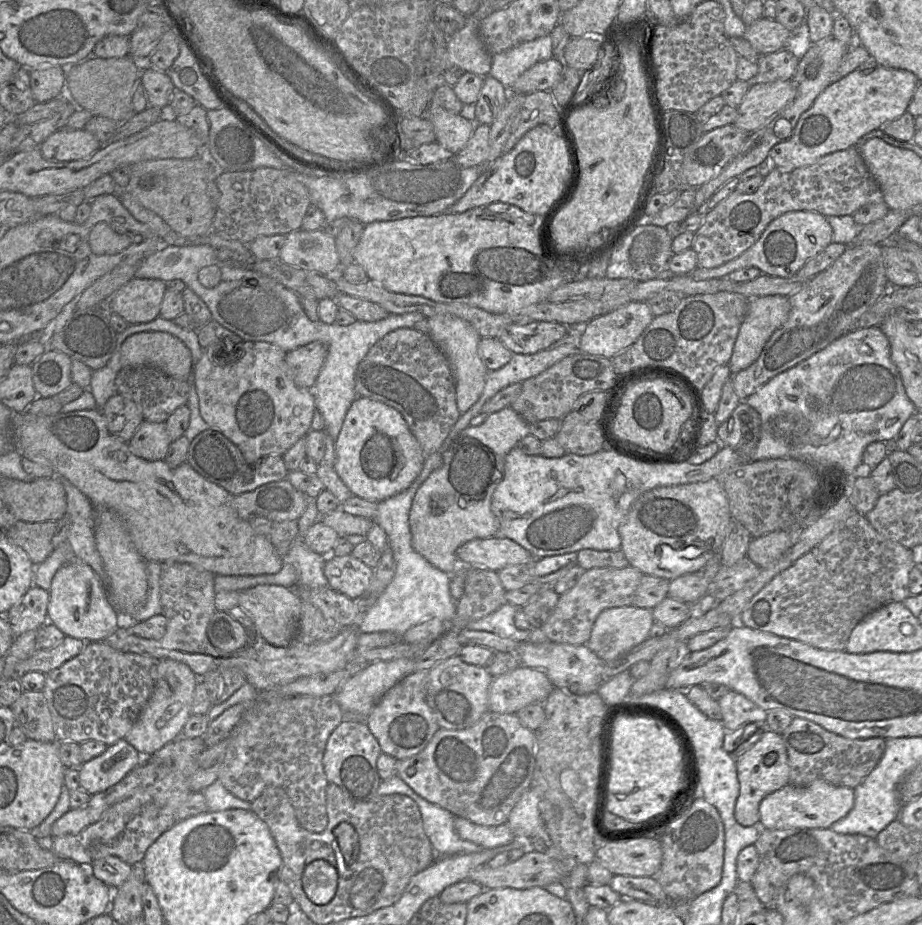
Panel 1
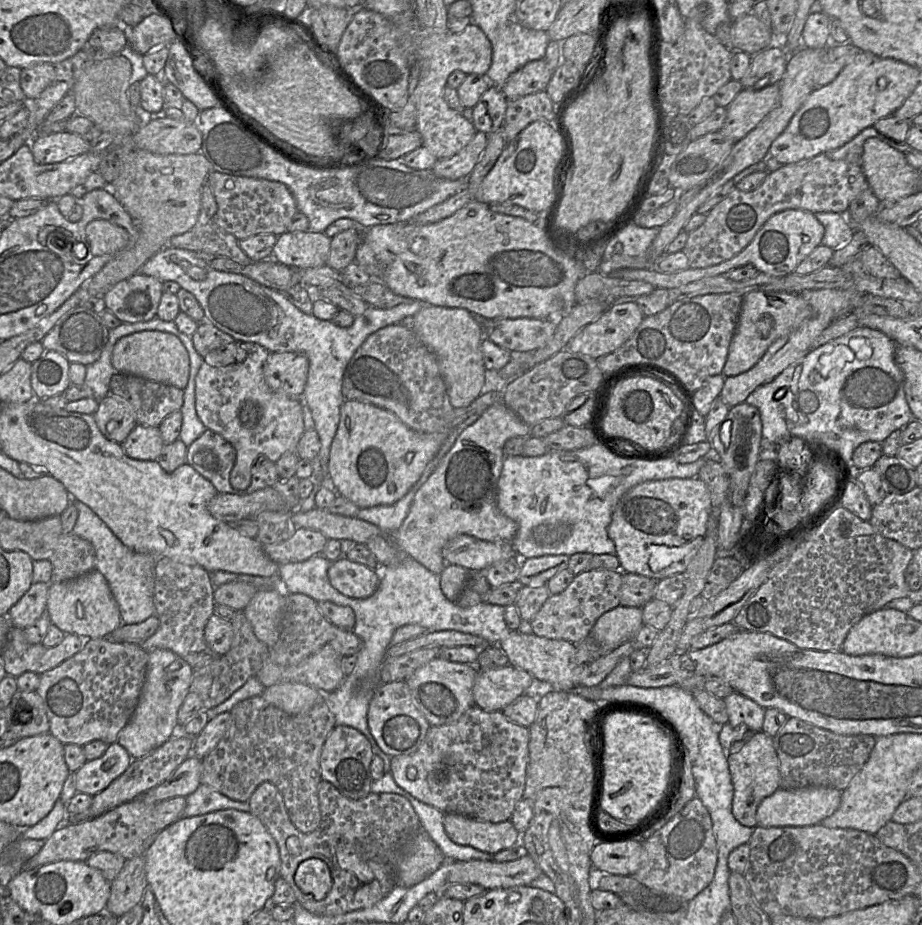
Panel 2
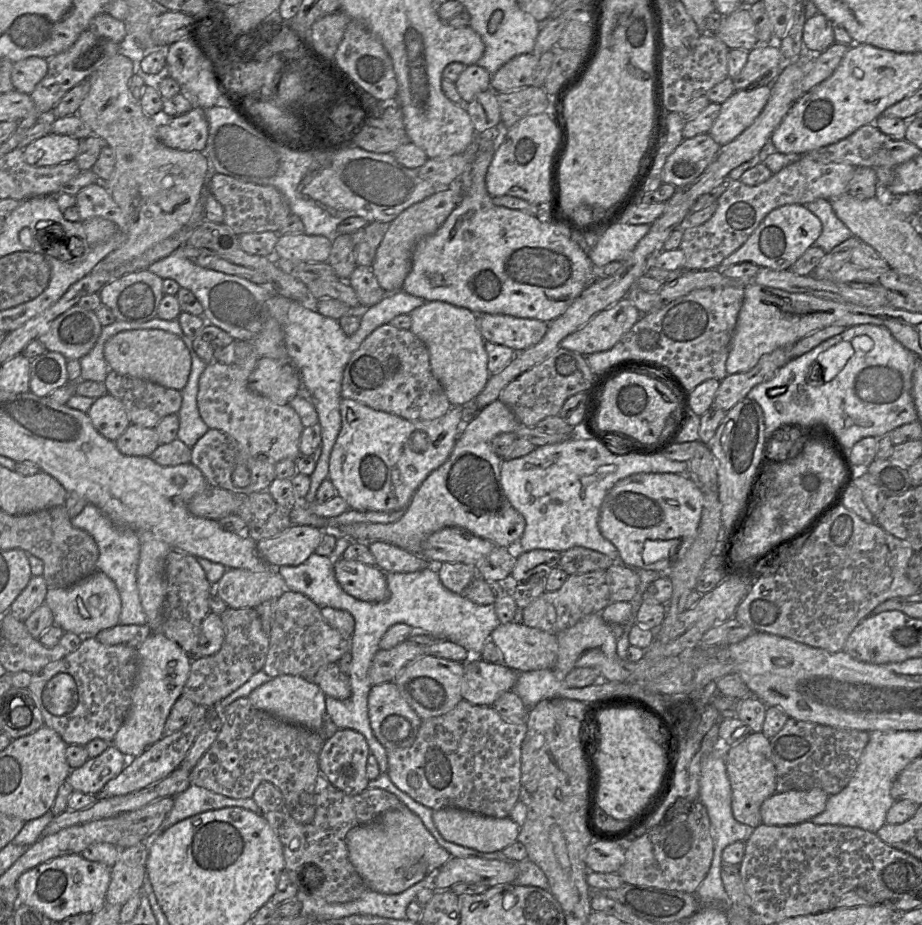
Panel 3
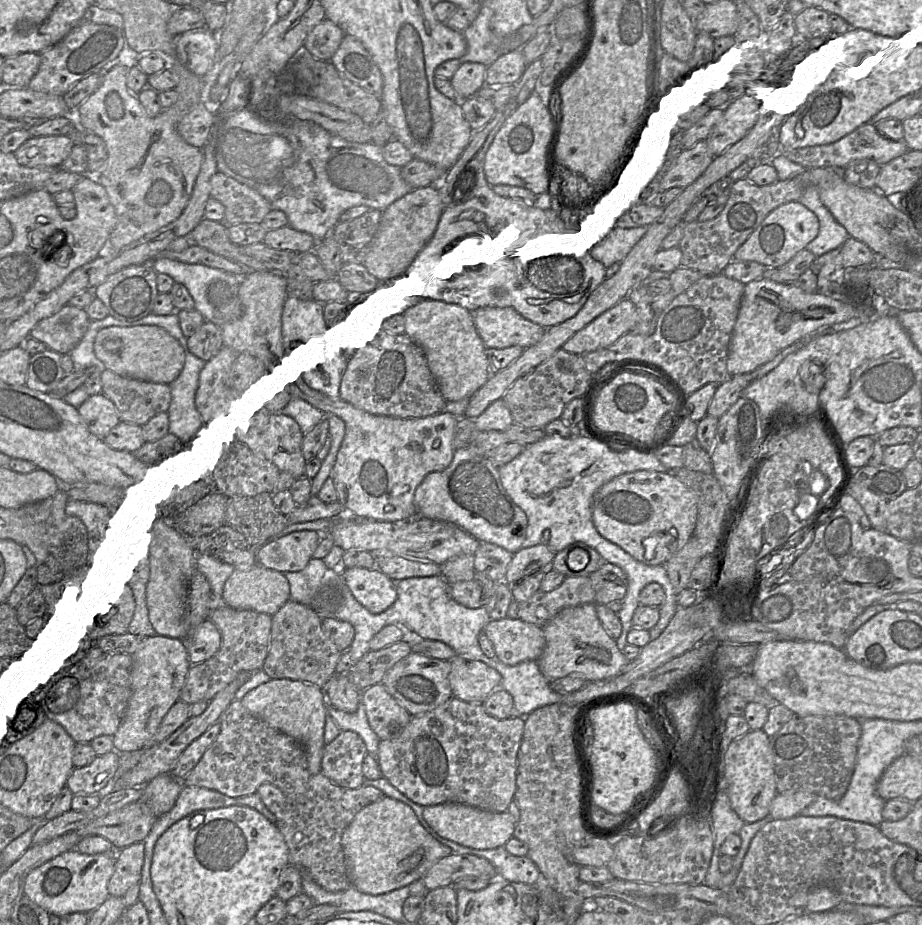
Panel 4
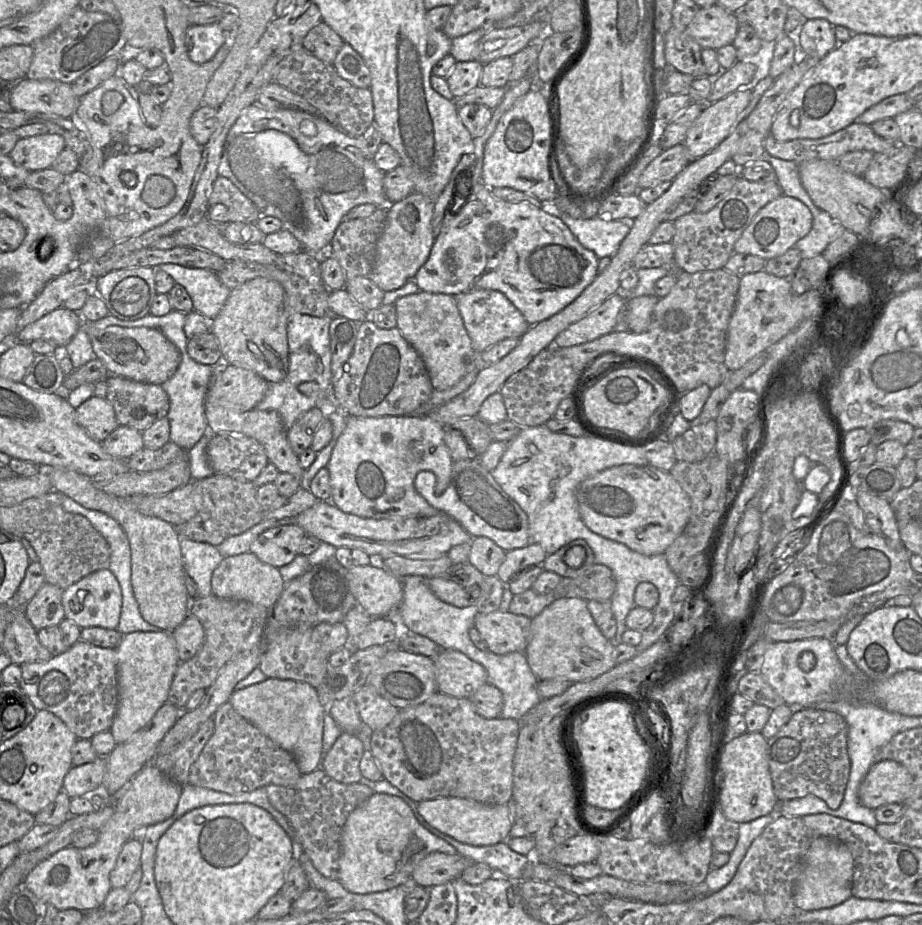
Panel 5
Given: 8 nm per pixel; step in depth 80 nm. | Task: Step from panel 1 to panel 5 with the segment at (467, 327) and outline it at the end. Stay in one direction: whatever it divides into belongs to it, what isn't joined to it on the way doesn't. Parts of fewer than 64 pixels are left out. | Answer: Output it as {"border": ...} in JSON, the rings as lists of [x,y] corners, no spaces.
{"border":[[[421,290],[398,298],[393,305],[397,313],[396,327],[423,359],[435,390],[451,388],[467,372],[474,370],[476,352],[472,348],[455,296]]]}

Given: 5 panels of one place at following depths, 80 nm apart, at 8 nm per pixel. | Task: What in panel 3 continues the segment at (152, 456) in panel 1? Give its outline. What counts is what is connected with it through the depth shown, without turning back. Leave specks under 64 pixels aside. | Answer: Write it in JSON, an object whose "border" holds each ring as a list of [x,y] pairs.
{"border":[[[130,424],[115,441],[117,449],[126,456],[147,456],[160,445],[154,428]]]}

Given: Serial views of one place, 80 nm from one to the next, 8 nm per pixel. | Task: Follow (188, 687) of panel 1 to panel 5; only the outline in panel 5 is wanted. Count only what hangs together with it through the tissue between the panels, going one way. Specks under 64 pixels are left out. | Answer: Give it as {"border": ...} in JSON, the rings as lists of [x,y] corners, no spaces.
{"border":[[[133,632],[123,635],[120,645],[114,649],[117,660],[118,706],[110,728],[116,744],[126,742],[134,733],[143,728],[159,708],[167,703],[169,689],[180,663],[172,632]]]}

